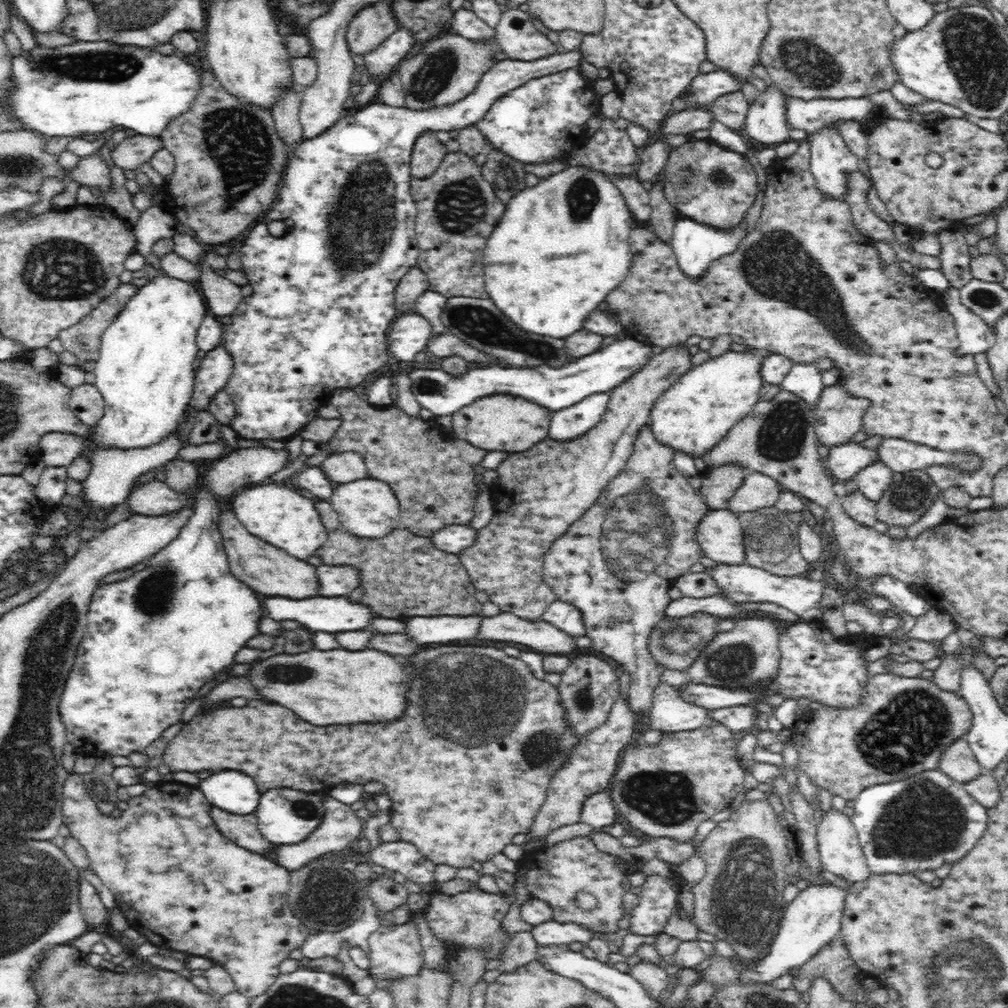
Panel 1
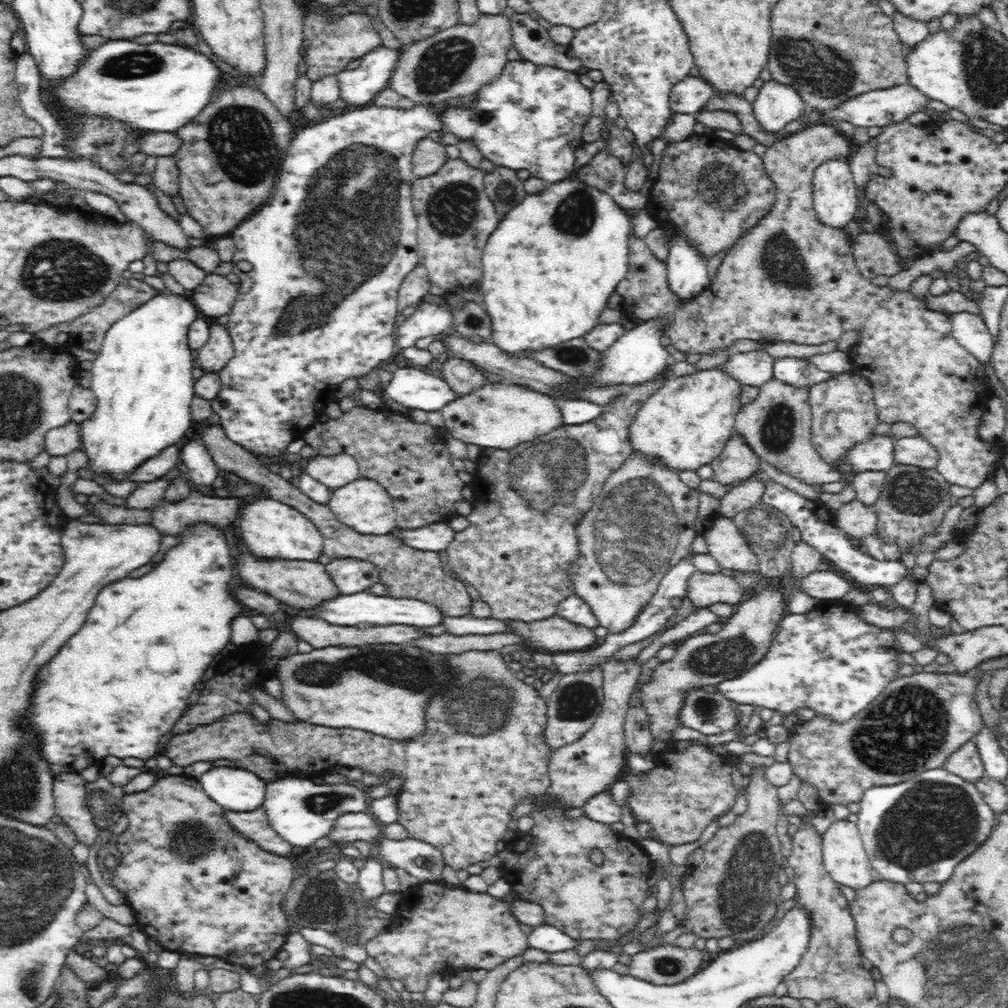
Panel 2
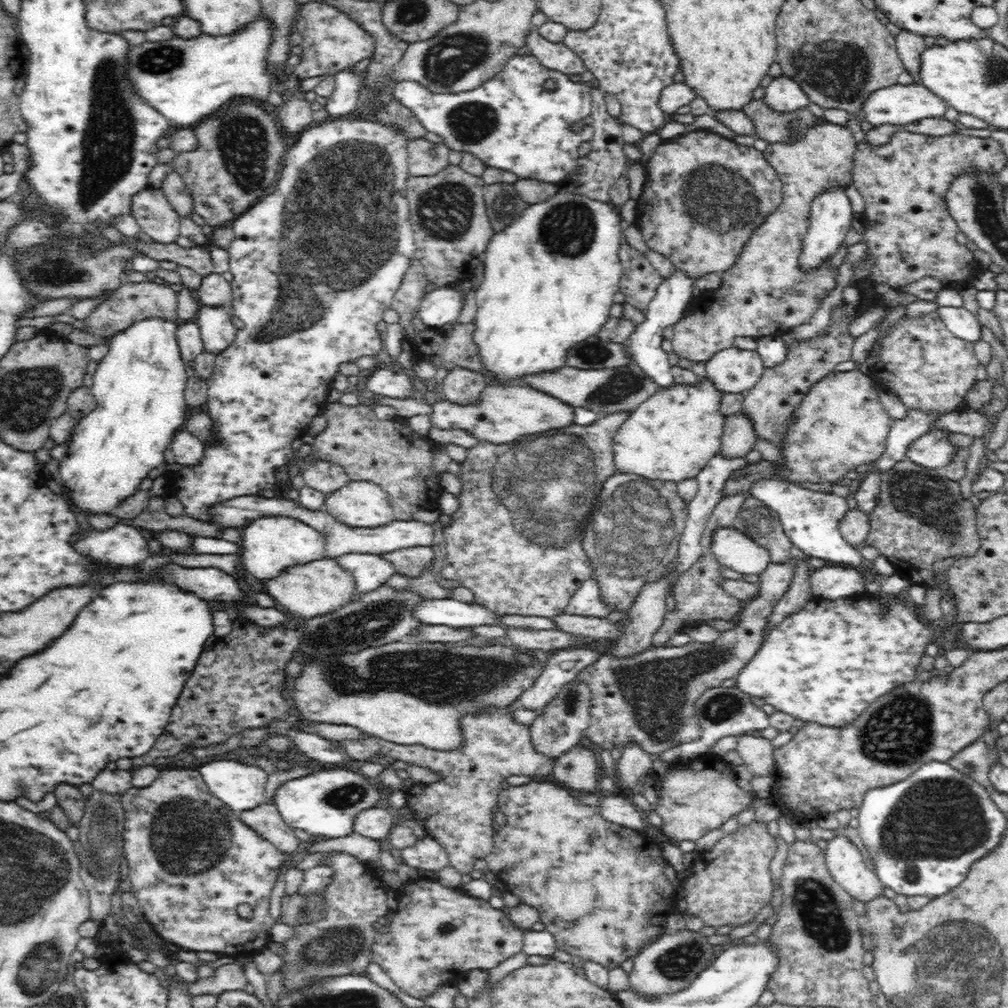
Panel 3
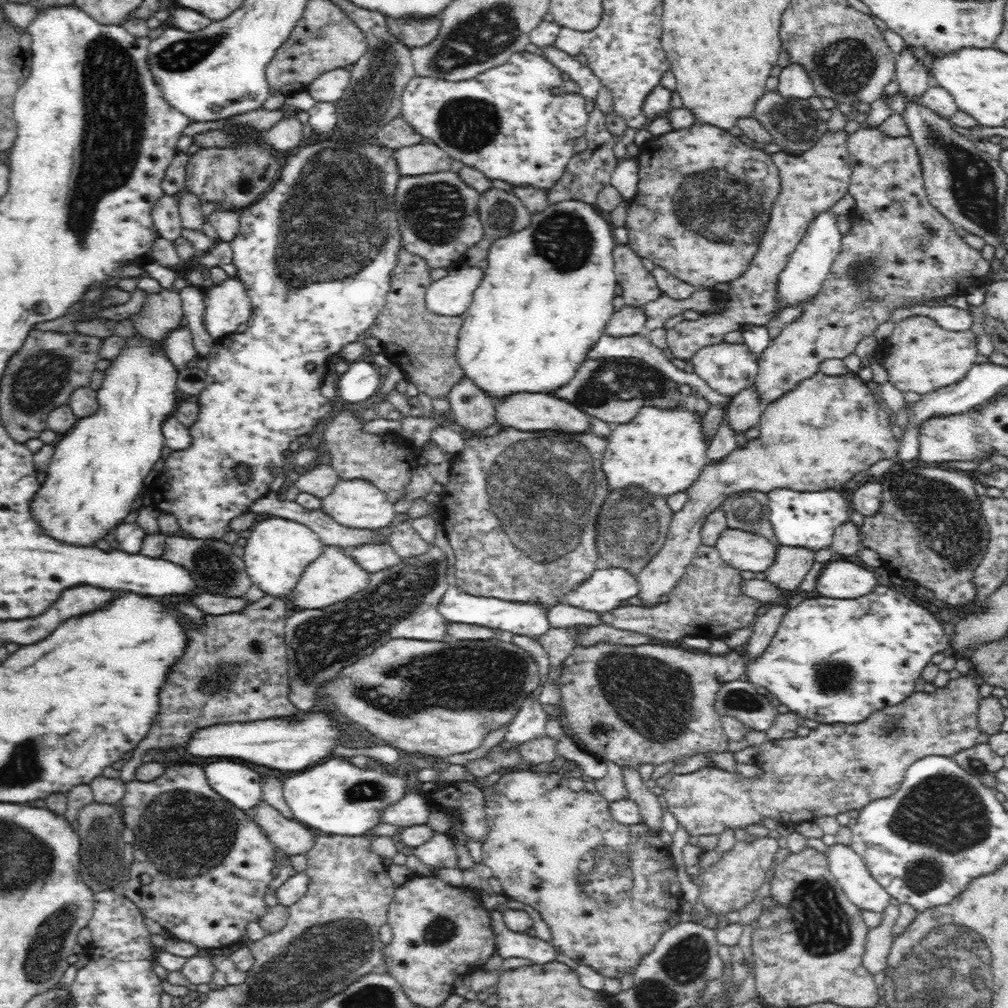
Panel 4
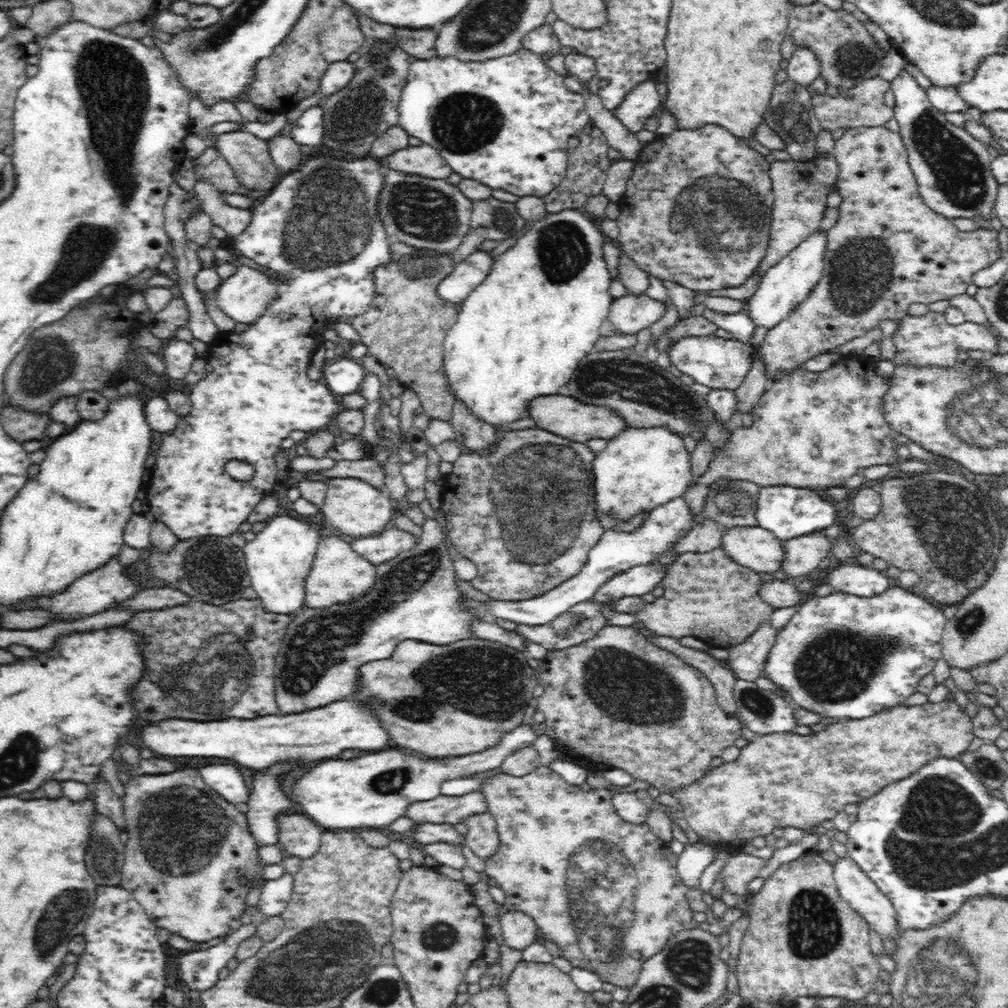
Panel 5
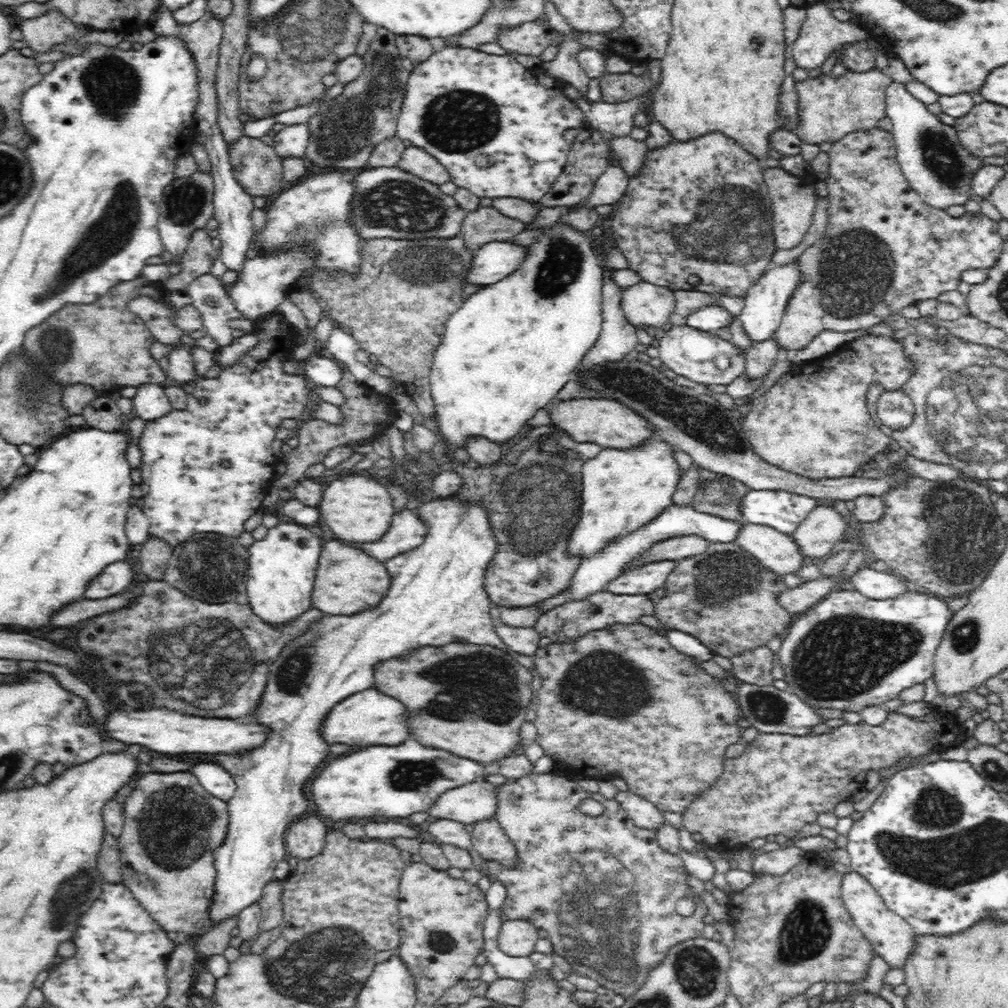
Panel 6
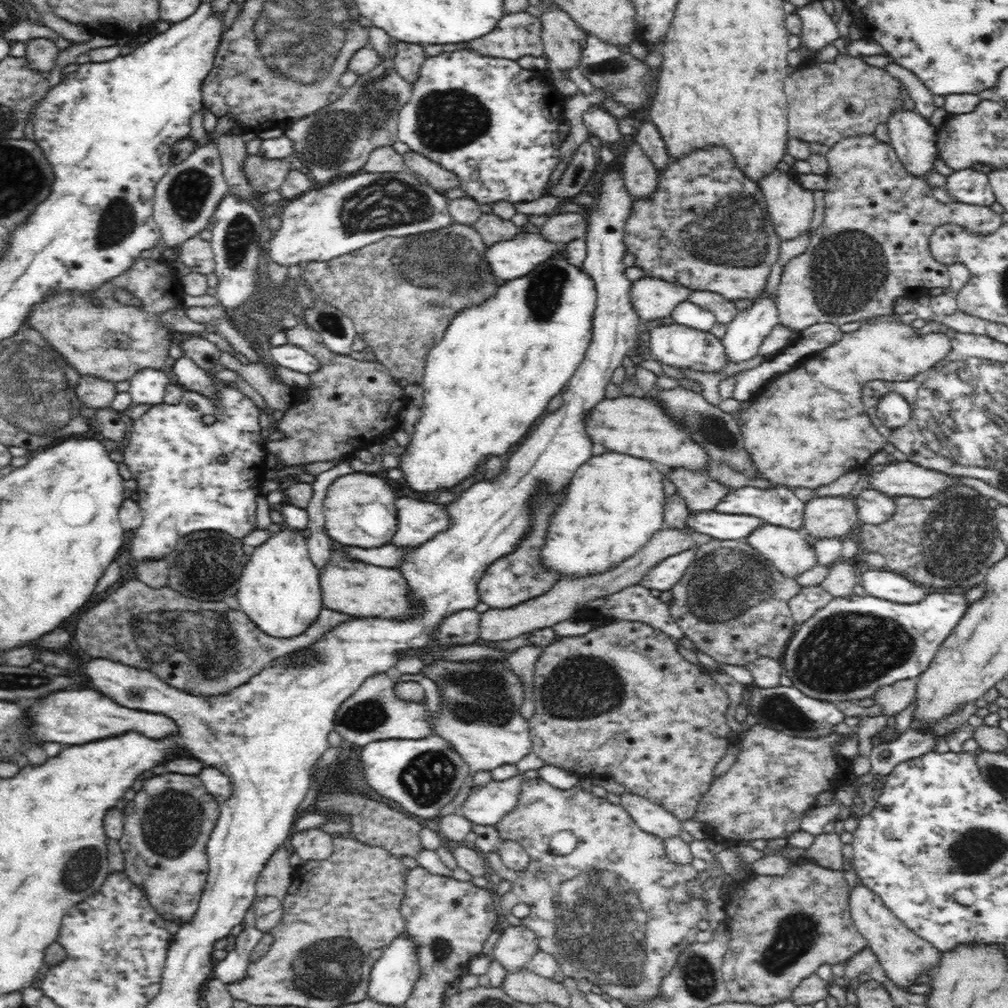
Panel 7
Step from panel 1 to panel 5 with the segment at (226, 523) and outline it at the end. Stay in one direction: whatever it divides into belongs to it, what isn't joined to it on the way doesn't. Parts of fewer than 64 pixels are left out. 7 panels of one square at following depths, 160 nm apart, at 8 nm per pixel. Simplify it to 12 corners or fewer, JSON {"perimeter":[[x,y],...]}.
{"perimeter":[[322,535],[305,607],[351,603],[375,586],[377,565]]}

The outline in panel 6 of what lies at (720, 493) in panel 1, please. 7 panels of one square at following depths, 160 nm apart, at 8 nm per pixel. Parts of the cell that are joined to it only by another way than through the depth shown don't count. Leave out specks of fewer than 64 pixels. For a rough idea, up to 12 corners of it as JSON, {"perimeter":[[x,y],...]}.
{"perimeter":[[771,337],[745,349],[745,373],[766,376],[782,354]]}

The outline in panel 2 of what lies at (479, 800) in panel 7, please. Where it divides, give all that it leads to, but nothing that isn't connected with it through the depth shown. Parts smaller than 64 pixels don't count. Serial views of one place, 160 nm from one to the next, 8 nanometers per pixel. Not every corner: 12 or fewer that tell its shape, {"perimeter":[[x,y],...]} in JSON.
{"perimeter":[[368,811],[336,819],[328,838],[339,845],[382,838],[382,824]]}

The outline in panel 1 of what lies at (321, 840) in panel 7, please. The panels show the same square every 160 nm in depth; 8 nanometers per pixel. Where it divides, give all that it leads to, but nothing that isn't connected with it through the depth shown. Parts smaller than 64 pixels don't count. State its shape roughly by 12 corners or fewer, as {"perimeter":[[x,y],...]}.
{"perimeter":[[213,806],[219,831],[243,849],[267,856],[276,845],[261,836],[255,813]]}

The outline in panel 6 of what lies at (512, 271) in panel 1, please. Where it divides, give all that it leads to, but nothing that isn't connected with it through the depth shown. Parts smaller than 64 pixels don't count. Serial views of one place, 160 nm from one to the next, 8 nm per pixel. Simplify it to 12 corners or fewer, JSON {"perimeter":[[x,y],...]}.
{"perimeter":[[558,224],[445,323],[437,445],[506,445],[600,336],[603,270]]}

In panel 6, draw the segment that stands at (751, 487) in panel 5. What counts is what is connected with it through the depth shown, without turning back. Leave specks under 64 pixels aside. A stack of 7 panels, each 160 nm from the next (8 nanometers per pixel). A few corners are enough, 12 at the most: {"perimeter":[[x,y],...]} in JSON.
{"perimeter":[[698,467],[691,506],[743,522],[740,500],[749,488]]}

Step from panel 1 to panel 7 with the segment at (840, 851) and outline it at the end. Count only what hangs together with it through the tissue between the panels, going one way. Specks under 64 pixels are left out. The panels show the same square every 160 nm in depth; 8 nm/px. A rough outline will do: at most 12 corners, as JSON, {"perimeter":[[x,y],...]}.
{"perimeter":[[864,884],[849,892],[853,925],[886,977],[916,984],[941,958]]}

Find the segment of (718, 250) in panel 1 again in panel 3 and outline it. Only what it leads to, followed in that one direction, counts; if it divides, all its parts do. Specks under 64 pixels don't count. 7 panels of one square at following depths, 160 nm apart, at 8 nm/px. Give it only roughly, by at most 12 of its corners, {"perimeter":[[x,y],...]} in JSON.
{"perimeter":[[680,269],[663,279],[626,342],[656,384],[676,385],[662,330],[692,302],[692,279]]}

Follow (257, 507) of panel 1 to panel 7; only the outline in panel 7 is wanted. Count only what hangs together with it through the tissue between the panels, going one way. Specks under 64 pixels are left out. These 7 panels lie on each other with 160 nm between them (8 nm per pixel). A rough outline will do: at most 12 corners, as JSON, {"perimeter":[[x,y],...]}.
{"perimeter":[[306,533],[252,548],[235,594],[273,638],[304,634],[325,608]]}

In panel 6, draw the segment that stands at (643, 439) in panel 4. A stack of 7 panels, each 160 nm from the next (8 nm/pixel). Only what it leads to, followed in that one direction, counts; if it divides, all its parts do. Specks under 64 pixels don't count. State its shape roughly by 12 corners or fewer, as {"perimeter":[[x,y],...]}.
{"perimeter":[[648,439],[582,466],[568,557],[587,559],[672,505],[674,452]]}

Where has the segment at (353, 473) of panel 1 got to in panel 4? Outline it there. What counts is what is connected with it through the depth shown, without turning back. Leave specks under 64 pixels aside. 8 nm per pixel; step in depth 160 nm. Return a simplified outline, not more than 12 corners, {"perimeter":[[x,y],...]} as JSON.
{"perimeter":[[321,463],[294,485],[323,499],[340,480],[331,464]]}

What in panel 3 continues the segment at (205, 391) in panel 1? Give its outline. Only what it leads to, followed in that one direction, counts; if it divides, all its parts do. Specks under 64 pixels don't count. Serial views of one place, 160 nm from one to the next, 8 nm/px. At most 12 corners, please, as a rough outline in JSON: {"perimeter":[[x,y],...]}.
{"perimeter":[[232,308],[197,312],[204,349],[220,354],[236,338]]}

